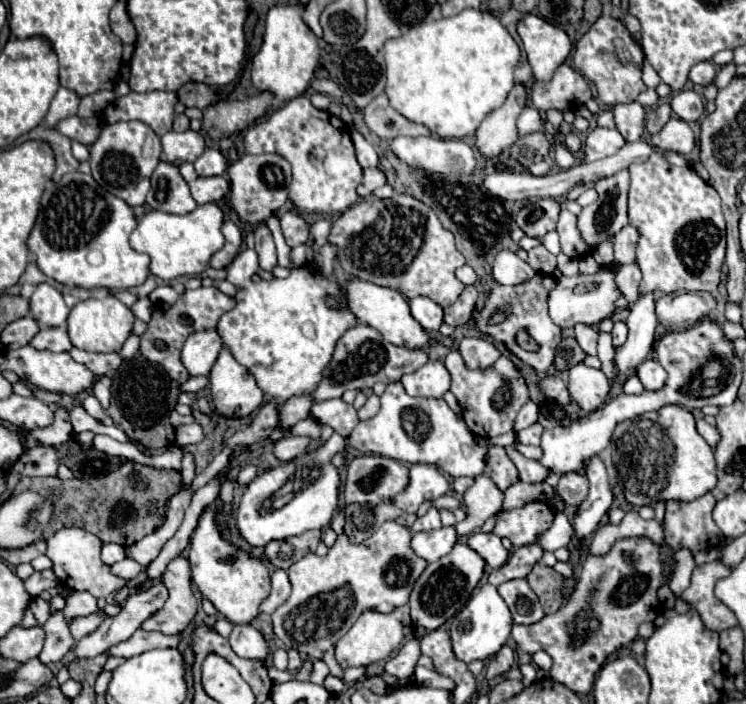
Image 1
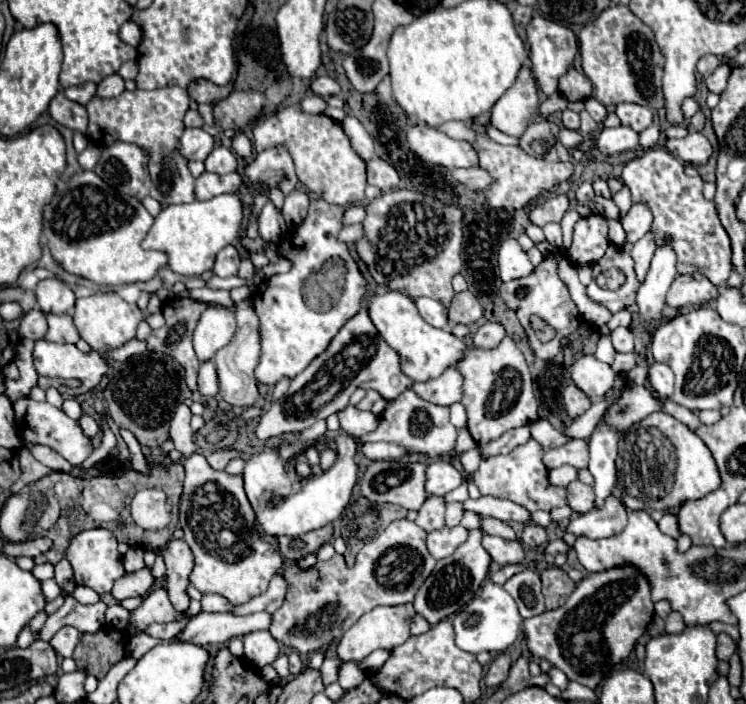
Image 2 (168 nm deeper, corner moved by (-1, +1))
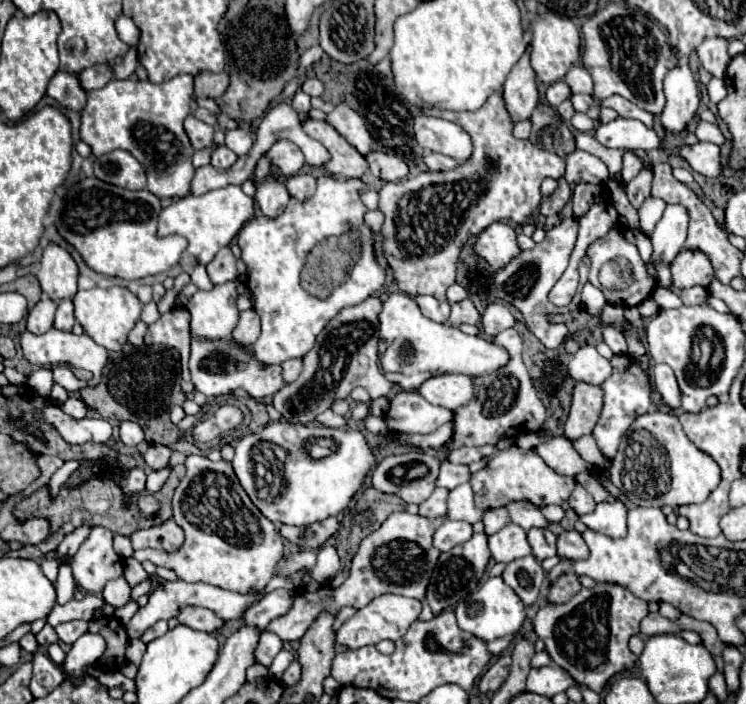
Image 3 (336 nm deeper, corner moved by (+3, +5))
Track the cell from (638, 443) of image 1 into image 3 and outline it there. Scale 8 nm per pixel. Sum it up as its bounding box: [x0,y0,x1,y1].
[614,412,720,506]

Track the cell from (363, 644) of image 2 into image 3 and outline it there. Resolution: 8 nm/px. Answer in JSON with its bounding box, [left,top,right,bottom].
[336,594,422,648]

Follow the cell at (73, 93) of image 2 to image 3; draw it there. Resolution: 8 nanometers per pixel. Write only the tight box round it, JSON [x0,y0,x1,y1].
[80,64,114,90]

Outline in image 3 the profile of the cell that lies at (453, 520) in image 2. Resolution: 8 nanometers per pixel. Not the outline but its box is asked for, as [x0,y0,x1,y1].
[448,484,482,524]

